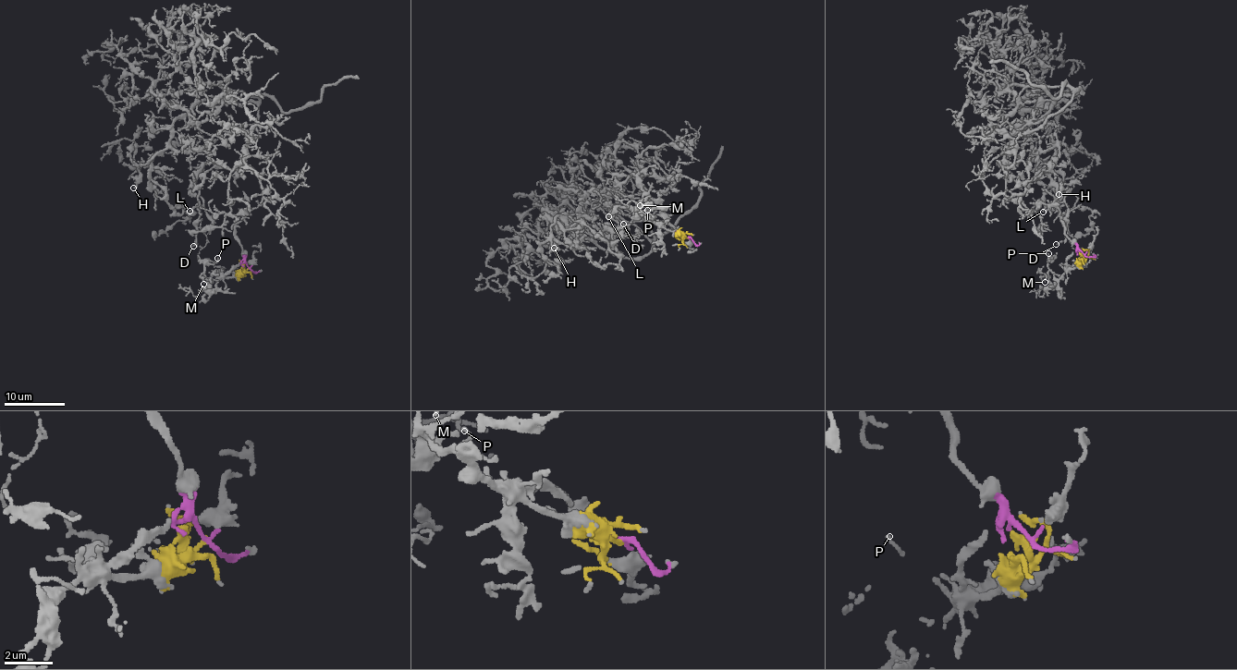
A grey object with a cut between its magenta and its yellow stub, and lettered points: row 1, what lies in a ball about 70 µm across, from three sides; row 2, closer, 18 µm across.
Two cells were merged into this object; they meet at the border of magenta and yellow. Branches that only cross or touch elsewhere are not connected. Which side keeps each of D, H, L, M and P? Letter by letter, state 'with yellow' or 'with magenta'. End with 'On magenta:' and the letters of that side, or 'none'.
D: with magenta
H: with magenta
L: with magenta
M: with yellow
P: with yellow
On magenta: D, H, L

